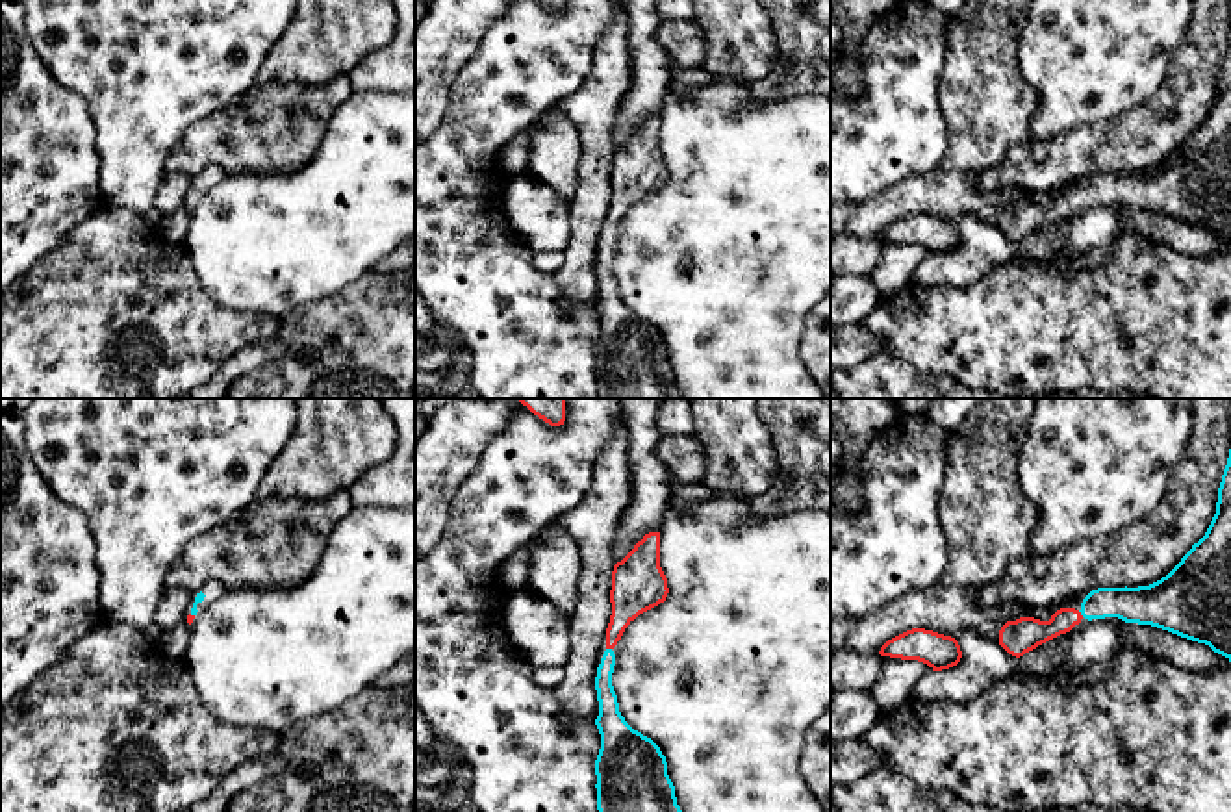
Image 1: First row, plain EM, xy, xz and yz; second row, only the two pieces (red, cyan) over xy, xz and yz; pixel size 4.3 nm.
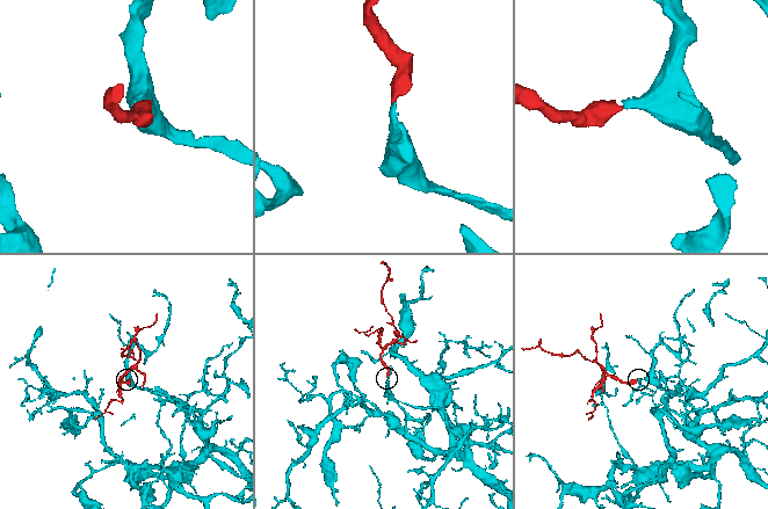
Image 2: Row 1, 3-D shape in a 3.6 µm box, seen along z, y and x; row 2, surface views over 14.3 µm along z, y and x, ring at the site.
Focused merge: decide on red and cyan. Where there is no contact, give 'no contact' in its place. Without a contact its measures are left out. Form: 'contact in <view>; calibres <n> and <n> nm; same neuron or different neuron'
contact in yz; calibres 140 and 160 nm; same neuron

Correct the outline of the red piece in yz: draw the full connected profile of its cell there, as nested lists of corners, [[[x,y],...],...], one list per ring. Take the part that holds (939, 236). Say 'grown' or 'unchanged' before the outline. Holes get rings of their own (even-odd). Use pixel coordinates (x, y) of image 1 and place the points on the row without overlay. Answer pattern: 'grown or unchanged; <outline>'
unchanged; [[[912,213],[888,224],[879,239],[918,245],[927,248],[933,256],[949,254],[962,243],[960,230],[955,222],[925,213]]]

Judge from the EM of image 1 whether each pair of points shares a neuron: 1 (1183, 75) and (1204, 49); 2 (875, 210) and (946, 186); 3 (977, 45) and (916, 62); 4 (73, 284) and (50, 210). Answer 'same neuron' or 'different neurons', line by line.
1: same neuron
2: same neuron
3: different neurons
4: different neurons

